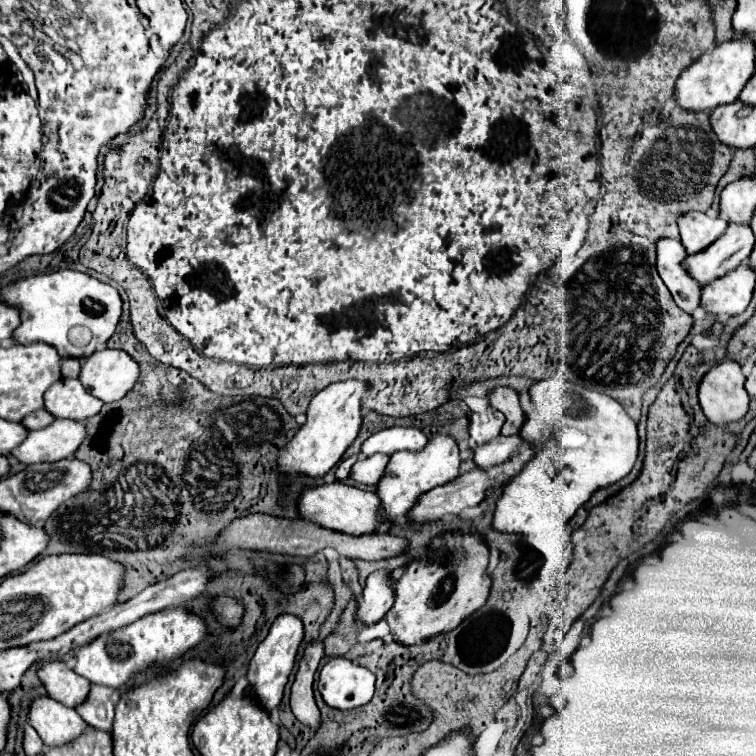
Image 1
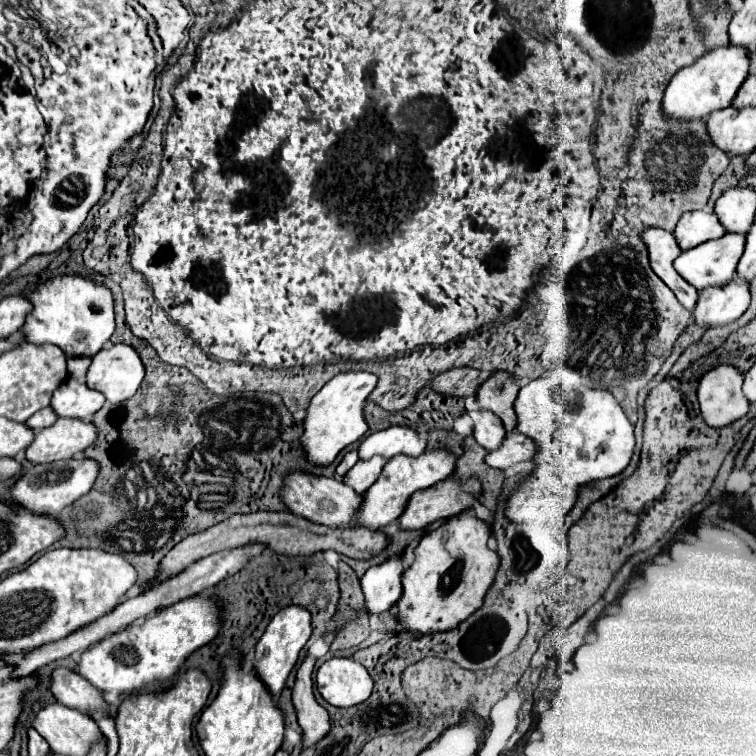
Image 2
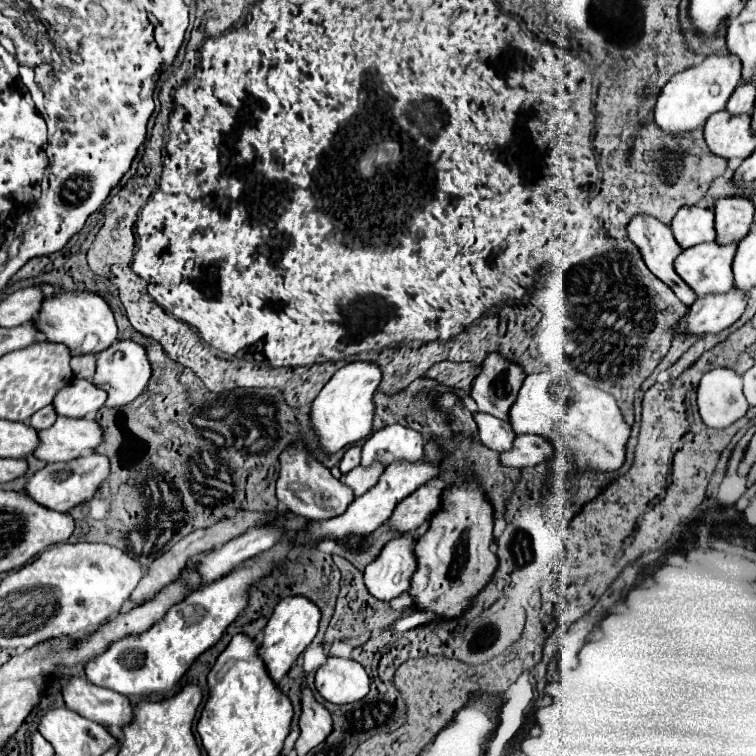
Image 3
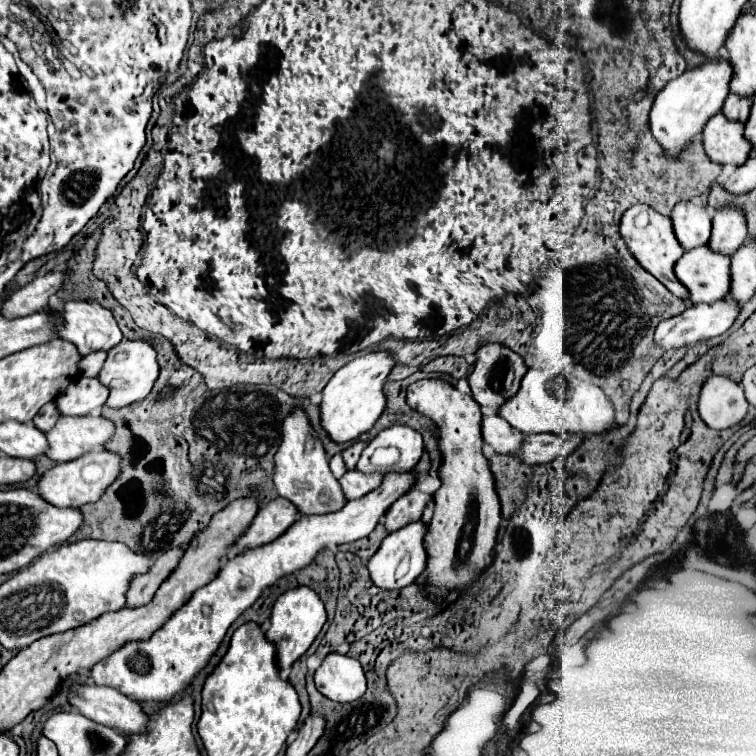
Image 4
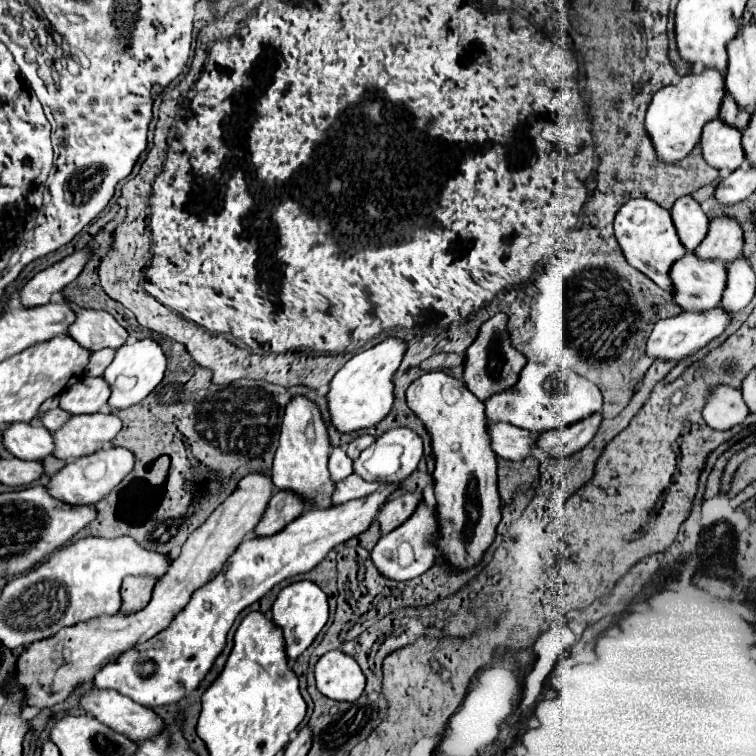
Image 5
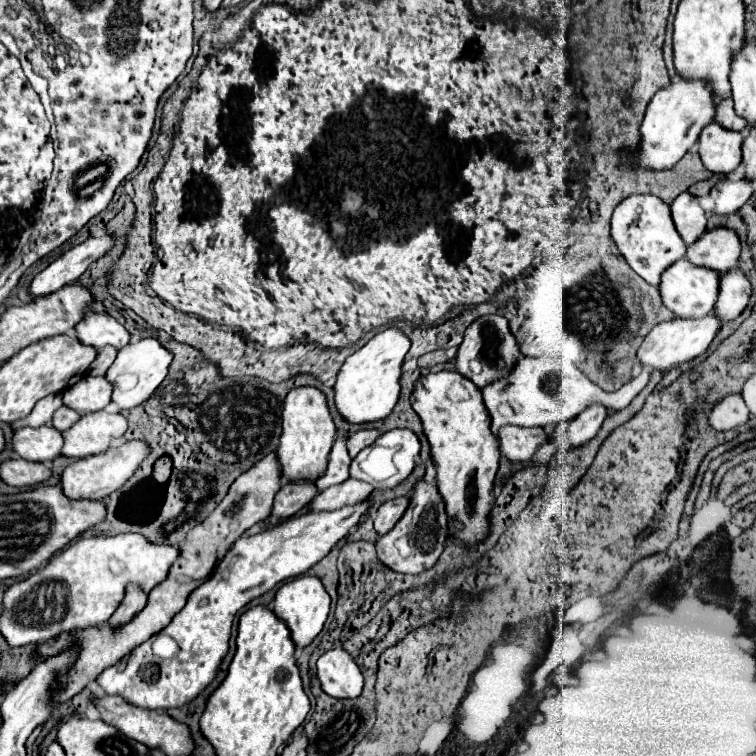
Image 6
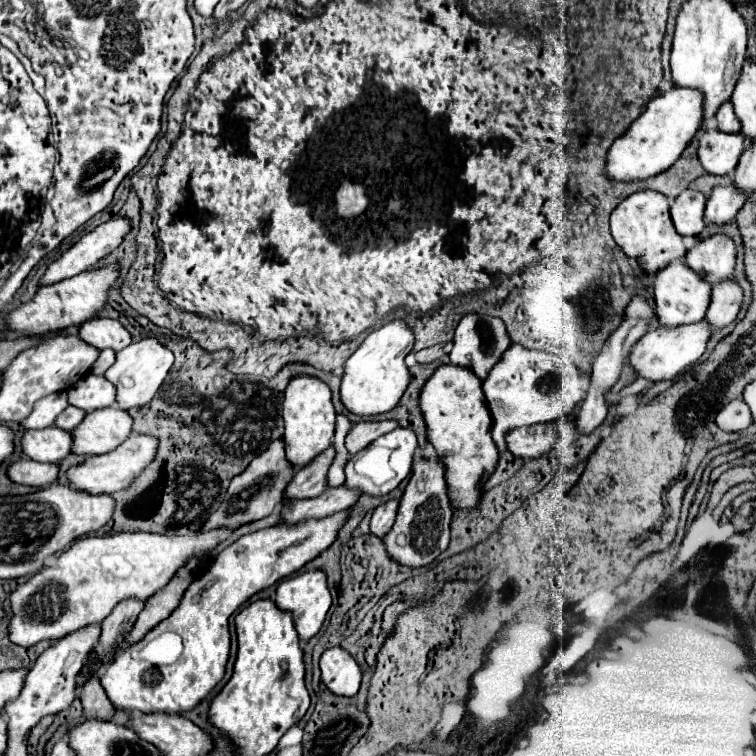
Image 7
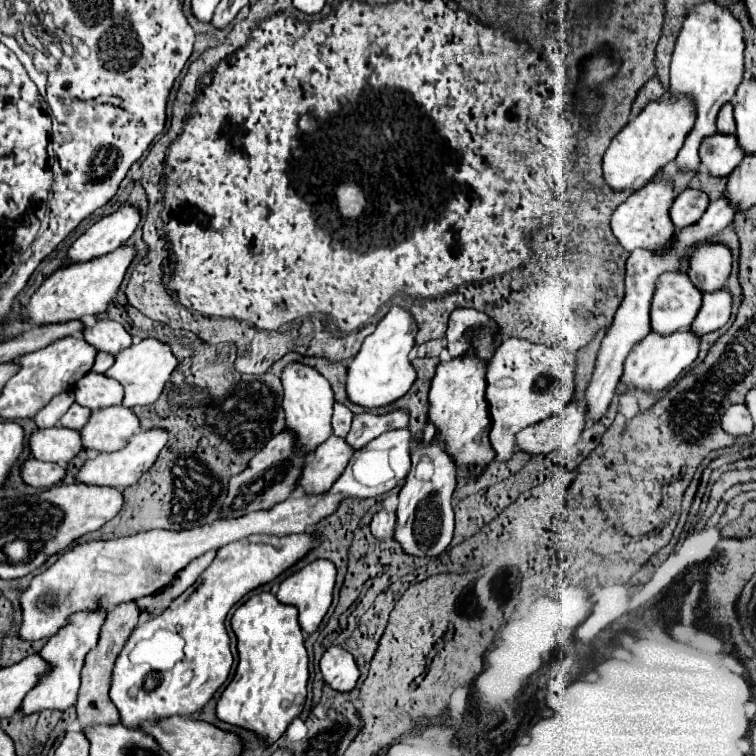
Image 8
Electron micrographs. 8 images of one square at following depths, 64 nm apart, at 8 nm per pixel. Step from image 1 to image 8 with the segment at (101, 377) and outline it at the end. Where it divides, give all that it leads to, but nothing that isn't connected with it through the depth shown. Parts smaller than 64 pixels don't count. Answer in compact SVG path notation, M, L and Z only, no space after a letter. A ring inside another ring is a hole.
M146 338L138 344L132 344L130 348L116 354L116 362L110 370L106 370L106 376L112 380L118 380L124 386L124 400L122 406L134 408L134 406L148 406L158 400L168 376L176 368L176 358L168 344L162 344L156 338Z

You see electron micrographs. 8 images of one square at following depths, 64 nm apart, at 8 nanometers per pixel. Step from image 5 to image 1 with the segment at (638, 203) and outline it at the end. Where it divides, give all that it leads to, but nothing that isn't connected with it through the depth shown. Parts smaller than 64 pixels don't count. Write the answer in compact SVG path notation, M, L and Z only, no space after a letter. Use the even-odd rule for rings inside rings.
M660 240L660 242L658 242L658 274L660 274L660 278L664 280L664 284L668 286L668 290L670 290L670 294L672 294L676 306L678 306L680 310L684 310L686 314L692 314L692 312L700 306L700 288L702 288L702 286L696 284L696 280L692 280L692 276L688 276L688 274L684 272L684 266L682 266L684 256L688 256L688 252L686 252L686 248L680 244L680 240Z

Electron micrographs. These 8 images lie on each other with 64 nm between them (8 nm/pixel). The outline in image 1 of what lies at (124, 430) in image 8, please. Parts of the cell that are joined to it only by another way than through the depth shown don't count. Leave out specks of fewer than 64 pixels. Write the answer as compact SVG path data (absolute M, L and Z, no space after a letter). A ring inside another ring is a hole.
M54 420L46 428L28 432L24 444L18 444L10 456L22 464L38 462L58 462L70 458L82 440L86 438L86 428L74 420Z

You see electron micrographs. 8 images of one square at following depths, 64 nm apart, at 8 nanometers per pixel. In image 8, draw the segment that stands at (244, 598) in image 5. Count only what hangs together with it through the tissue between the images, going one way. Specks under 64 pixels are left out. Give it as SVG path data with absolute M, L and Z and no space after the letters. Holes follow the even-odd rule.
M300 532L292 536L248 536L248 540L236 540L236 544L220 548L214 562L198 576L194 586L174 598L162 614L140 622L118 654L110 678L110 700L120 712L120 722L128 728L140 728L144 721L192 716L198 712L230 674L232 652L224 626L230 608L238 604L248 592L272 582L282 572L300 562L310 550L318 546L318 542L320 536L312 532ZM156 630L172 630L186 640L186 656L170 670L154 670L134 654L134 648L142 640L150 640Z

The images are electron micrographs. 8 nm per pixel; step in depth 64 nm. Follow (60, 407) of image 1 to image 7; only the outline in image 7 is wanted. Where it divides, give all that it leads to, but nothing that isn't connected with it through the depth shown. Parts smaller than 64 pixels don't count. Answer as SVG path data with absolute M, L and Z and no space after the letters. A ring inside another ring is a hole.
M86 374L68 390L68 402L84 412L106 408L116 402L116 388L104 376Z

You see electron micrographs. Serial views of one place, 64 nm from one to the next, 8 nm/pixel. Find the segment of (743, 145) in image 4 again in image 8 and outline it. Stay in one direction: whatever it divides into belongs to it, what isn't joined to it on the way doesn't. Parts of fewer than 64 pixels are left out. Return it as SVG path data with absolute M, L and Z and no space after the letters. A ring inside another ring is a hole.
M712 134L700 144L700 162L712 176L730 176L742 162L744 150L734 134Z

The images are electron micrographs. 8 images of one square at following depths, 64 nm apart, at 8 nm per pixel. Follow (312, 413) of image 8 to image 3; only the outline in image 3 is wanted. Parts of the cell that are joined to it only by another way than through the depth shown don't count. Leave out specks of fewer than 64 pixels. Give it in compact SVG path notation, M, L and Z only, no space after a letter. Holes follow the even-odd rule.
M296 442L290 450L286 450L280 456L280 462L282 462L282 470L276 482L276 496L280 504L292 510L294 514L304 516L306 520L324 522L342 516L348 510L348 504L352 504L354 492L348 486L344 486L340 480L336 480L330 474L330 470L326 470L320 462L316 462L300 442Z

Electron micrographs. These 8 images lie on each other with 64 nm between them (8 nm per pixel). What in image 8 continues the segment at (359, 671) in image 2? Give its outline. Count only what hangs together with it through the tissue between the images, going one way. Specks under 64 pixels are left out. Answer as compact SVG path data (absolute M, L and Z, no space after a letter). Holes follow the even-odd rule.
M332 646L322 654L320 670L322 670L324 682L338 692L354 690L354 686L360 678L354 658L350 656L350 652L346 652L340 646Z

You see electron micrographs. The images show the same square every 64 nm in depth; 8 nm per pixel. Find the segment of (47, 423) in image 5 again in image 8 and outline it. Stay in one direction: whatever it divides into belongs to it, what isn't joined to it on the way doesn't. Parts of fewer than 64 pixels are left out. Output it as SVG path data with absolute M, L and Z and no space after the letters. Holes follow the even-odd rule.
M72 404L68 408L68 412L60 418L60 424L64 428L70 428L70 430L80 430L88 422L88 416L90 416L90 410L88 408L82 408L78 404Z

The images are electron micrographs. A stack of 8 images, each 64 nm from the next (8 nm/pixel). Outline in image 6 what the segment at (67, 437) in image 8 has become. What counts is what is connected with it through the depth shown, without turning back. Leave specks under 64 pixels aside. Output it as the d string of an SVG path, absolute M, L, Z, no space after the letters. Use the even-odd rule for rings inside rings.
M18 428L12 434L12 448L24 460L48 464L52 458L60 456L64 440L56 428Z

